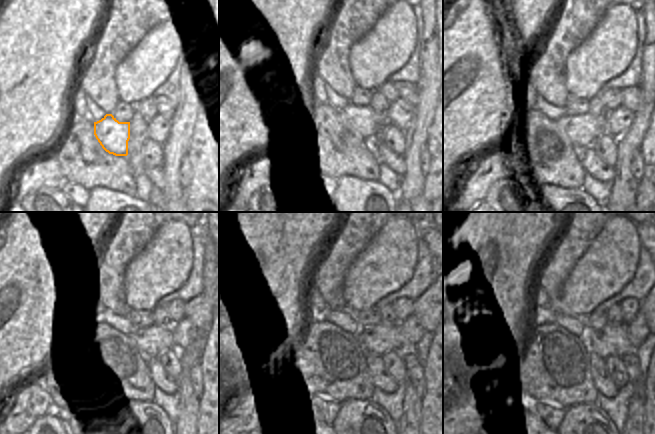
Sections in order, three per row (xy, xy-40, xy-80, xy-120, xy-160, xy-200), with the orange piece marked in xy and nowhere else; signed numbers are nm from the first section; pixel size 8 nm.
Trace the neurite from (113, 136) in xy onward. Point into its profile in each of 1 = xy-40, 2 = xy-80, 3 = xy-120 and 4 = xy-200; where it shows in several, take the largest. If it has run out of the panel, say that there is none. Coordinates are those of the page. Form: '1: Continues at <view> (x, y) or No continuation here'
1: Continues at xy-40 (361, 121)
2: Continues at xy-80 (582, 129)
3: Continues at xy-120 (150, 342)
4: Continues at xy-200 (612, 340)

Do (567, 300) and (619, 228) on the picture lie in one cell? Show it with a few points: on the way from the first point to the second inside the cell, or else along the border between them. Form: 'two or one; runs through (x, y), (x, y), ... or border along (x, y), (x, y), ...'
one; runs through (585, 282), (615, 252), (617, 246)

